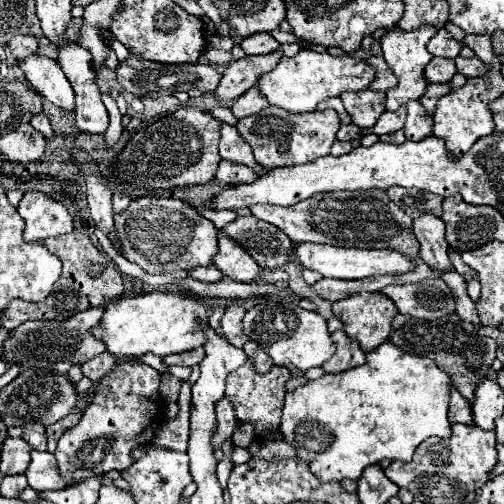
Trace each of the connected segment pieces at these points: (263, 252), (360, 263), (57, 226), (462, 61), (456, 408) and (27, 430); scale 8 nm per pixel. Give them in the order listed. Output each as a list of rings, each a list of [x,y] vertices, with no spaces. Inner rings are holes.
[[[238,216],[234,222],[226,224],[222,232],[240,244],[264,270],[280,268],[288,262],[288,258],[294,260],[294,250],[290,250],[292,242],[288,236],[284,236],[284,232],[276,226],[254,216]]]
[[[302,242],[296,246],[296,258],[308,270],[320,272],[322,276],[330,278],[366,278],[366,276],[380,276],[380,274],[402,274],[412,268],[412,260],[400,256],[396,250],[358,250],[358,248],[344,248],[344,246],[328,246],[328,244],[312,244]]]
[[[26,192],[20,200],[18,212],[26,222],[26,242],[42,242],[48,236],[68,234],[74,228],[68,210],[42,192]]]
[[[458,56],[458,58],[454,58],[454,64],[456,64],[456,70],[460,74],[464,74],[466,78],[474,78],[474,76],[486,74],[486,66],[476,56],[474,58],[462,58],[462,56]]]
[[[452,386],[450,388],[450,410],[448,410],[448,420],[462,422],[462,424],[472,424],[472,410],[470,402]]]
[[[26,424],[18,428],[8,428],[8,436],[26,440],[34,450],[46,450],[46,430],[42,424]]]

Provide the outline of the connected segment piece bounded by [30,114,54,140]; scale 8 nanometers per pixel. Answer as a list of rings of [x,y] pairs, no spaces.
[[[36,114],[36,116],[32,116],[30,124],[32,124],[40,134],[44,134],[46,140],[54,136],[54,130],[52,130],[52,126],[50,126],[50,120],[48,120],[44,114]]]

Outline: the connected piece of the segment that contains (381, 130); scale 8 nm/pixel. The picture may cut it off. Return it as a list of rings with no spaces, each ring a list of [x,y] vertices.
[[[404,106],[400,110],[396,110],[396,112],[382,112],[382,116],[378,118],[378,122],[372,128],[362,128],[360,130],[360,134],[352,140],[352,146],[356,148],[360,144],[360,140],[362,140],[362,136],[366,136],[370,132],[376,132],[378,136],[392,134],[392,132],[396,132],[396,130],[400,130],[404,126],[404,120],[406,120],[406,108]]]

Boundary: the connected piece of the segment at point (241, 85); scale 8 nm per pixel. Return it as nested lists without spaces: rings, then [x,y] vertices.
[[[272,52],[268,56],[244,56],[240,60],[234,60],[224,70],[220,84],[214,90],[216,100],[232,102],[238,96],[242,96],[248,88],[256,84],[258,76],[262,76],[264,72],[270,72],[278,64],[280,56],[282,52]]]

